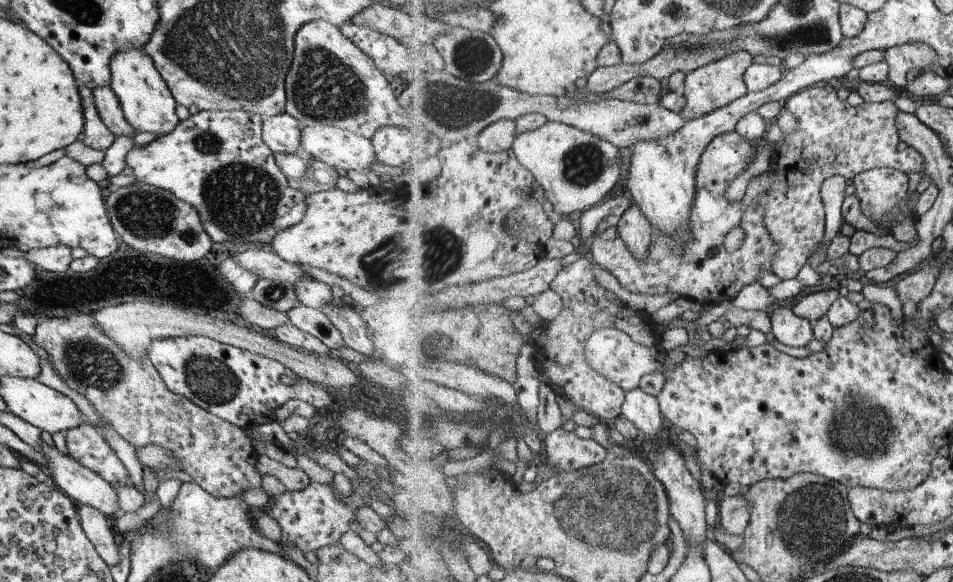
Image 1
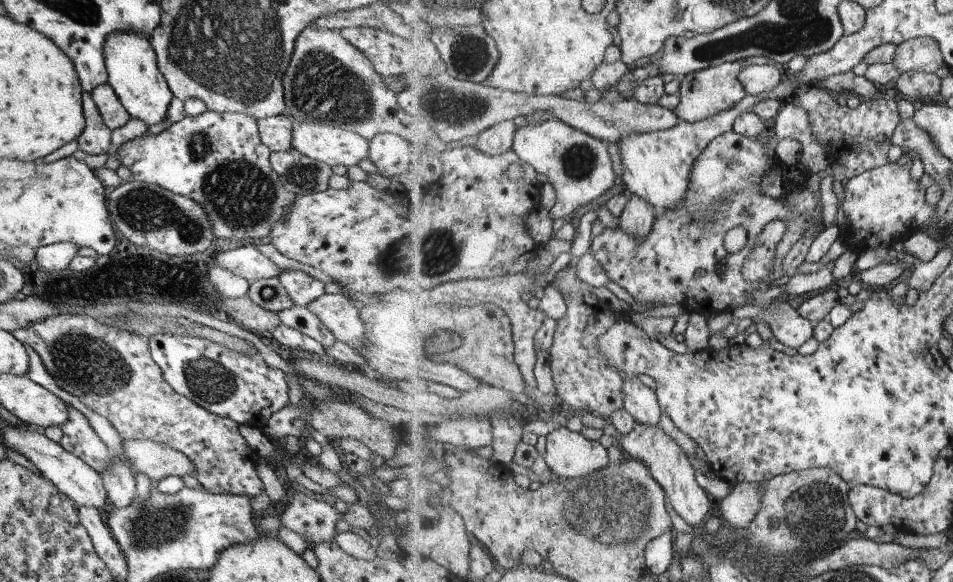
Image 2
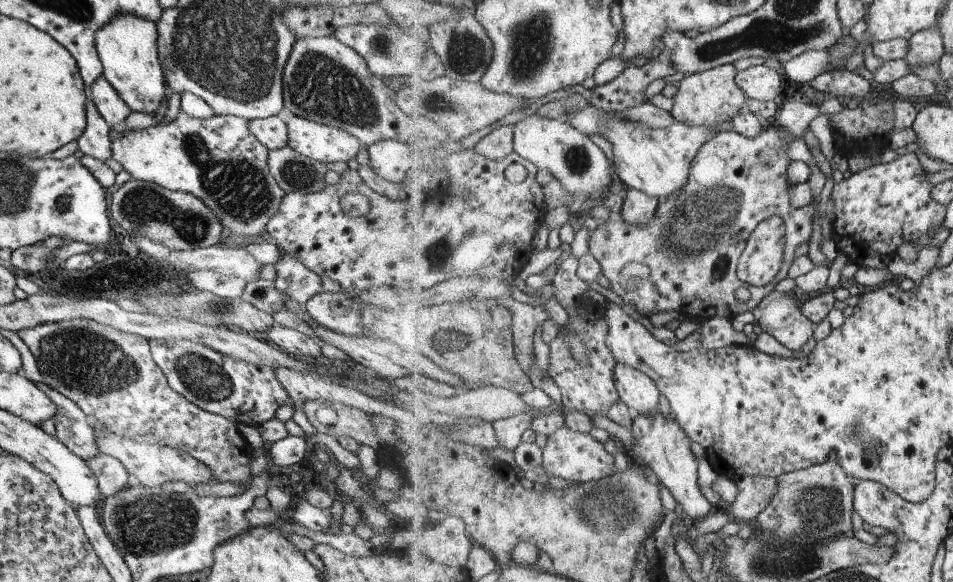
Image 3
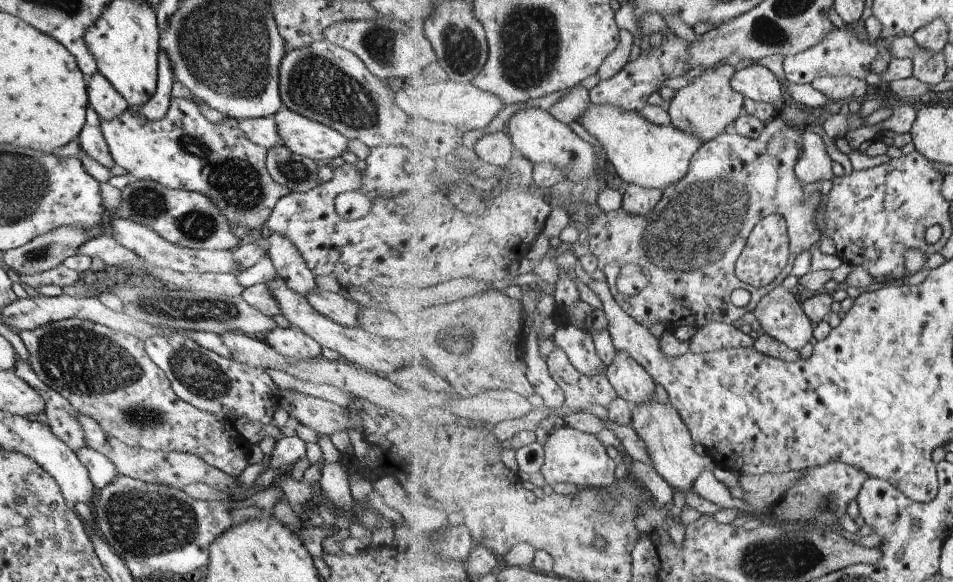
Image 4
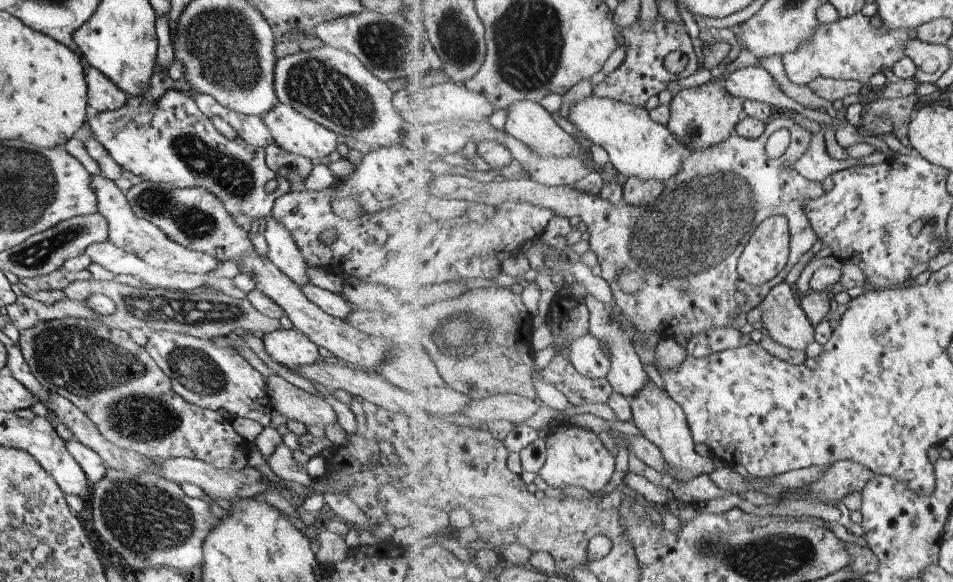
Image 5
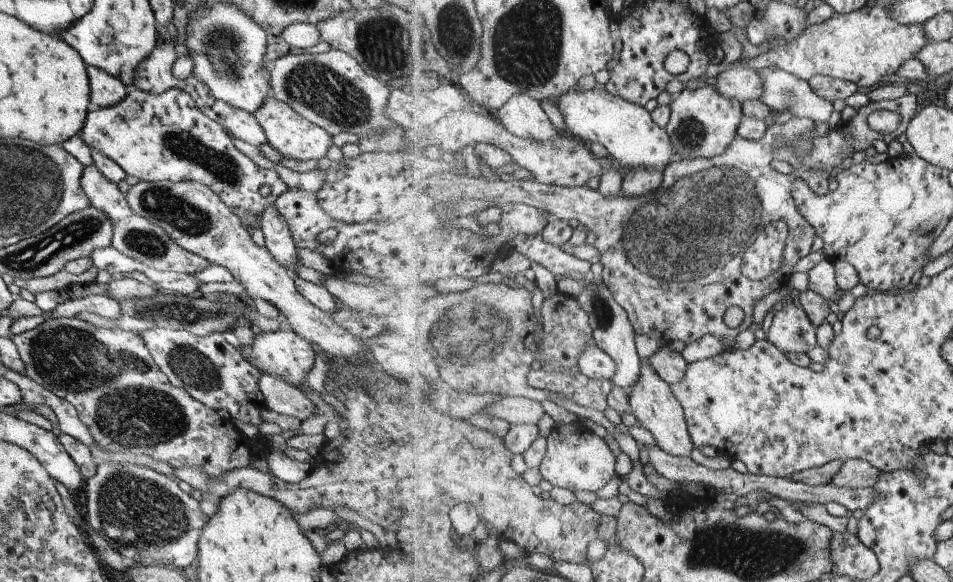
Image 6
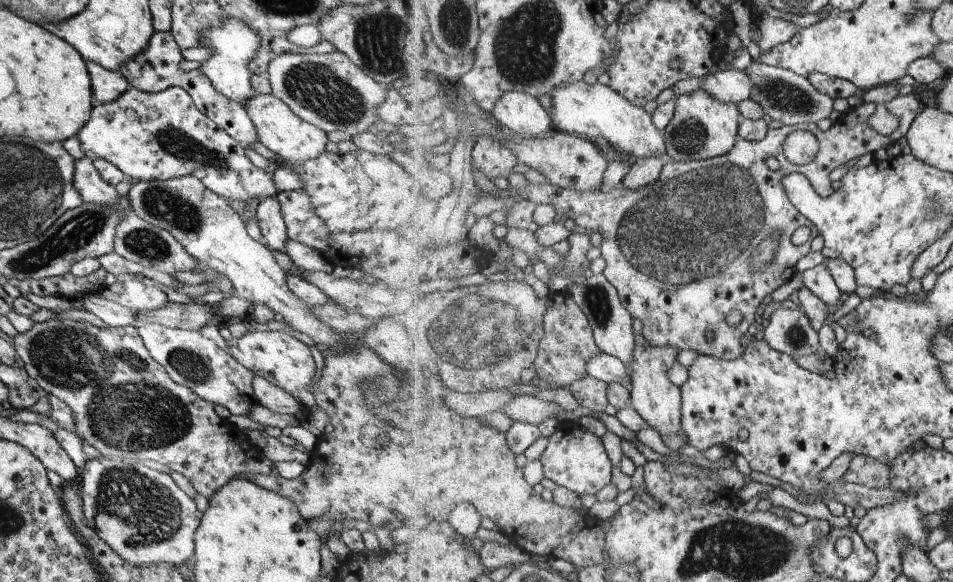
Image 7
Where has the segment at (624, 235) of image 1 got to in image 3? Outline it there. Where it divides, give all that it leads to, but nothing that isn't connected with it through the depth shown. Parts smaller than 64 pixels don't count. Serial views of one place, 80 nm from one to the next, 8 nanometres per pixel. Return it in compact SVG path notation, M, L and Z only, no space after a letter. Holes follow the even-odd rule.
M626 189L624 208L621 216L627 224L647 224L658 214L661 201L657 196L649 196L643 190Z

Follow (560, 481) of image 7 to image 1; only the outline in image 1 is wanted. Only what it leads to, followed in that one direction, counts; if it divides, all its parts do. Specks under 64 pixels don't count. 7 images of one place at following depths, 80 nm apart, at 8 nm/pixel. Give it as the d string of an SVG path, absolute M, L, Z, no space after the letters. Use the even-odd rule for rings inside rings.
M562 427L545 438L545 445L545 458L557 472L578 471L611 456L597 440L580 438L579 434Z

